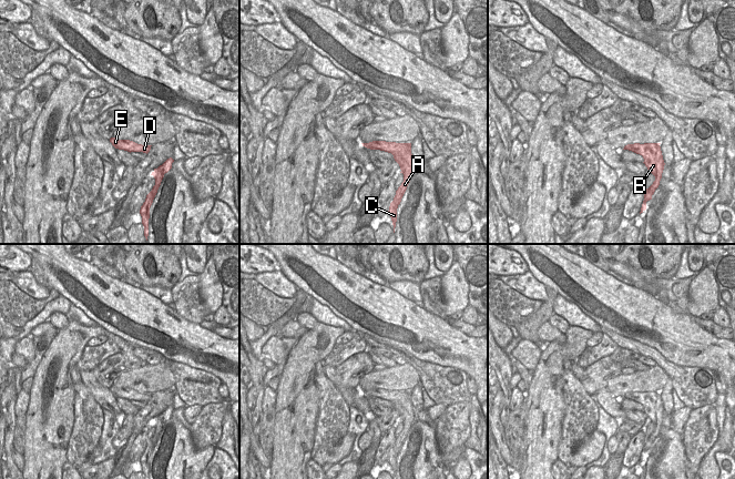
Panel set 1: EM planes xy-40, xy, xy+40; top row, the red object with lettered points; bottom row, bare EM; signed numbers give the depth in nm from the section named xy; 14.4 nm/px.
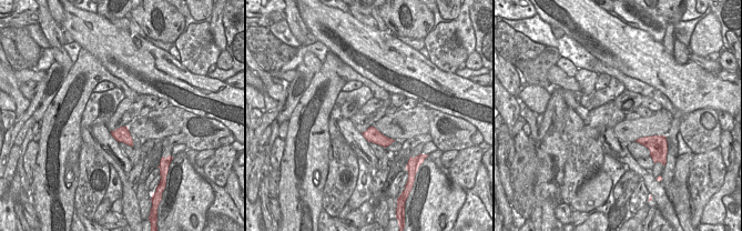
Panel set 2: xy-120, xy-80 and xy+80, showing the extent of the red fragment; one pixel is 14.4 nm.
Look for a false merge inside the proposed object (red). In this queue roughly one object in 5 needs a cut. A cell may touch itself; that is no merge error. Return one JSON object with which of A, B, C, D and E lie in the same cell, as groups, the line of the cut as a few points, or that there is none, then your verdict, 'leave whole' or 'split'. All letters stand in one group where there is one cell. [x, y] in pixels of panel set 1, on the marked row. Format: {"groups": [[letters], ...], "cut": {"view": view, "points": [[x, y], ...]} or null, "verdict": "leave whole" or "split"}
{"groups": [["A", "B", "C", "D", "E"]], "cut": null, "verdict": "leave whole"}

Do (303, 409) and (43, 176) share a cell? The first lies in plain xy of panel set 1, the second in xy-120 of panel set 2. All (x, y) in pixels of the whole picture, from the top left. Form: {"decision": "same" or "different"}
{"decision": "same"}

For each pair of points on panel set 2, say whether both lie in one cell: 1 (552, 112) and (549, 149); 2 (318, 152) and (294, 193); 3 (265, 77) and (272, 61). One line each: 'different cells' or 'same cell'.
1: same cell
2: same cell
3: different cells

